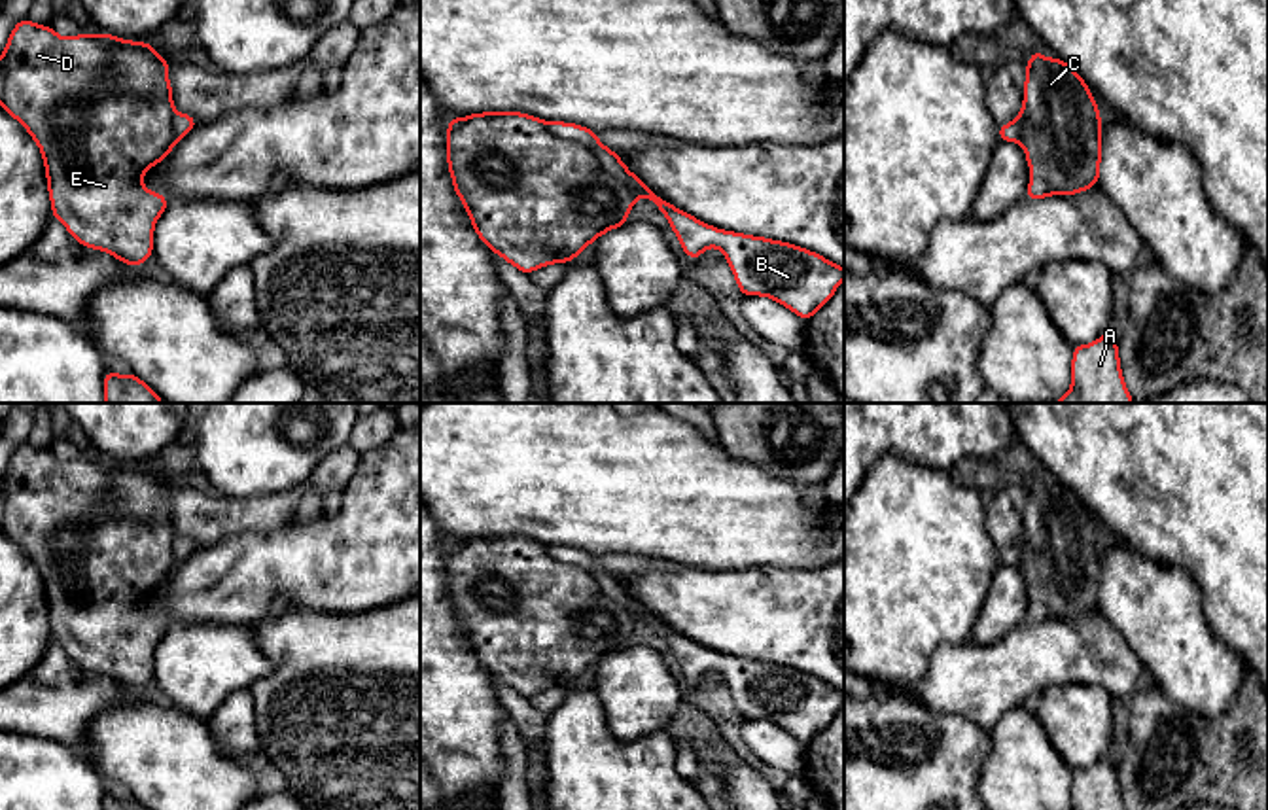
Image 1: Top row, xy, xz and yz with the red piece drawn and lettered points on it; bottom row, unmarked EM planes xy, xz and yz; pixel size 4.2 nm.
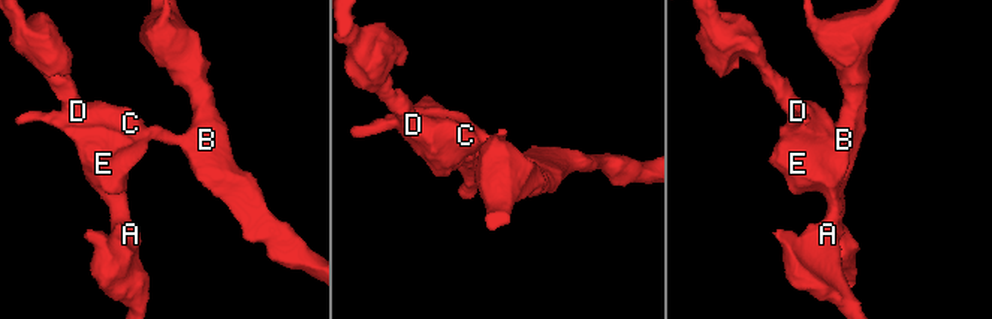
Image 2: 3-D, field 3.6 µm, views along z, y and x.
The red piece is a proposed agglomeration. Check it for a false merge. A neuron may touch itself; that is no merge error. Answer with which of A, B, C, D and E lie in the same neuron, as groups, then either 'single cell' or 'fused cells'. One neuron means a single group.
A C D E / B; fused cells

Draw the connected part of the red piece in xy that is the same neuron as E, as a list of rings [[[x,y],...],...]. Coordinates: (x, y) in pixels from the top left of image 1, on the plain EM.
[[[21,443],[6,467],[2,532],[42,573],[51,640],[85,672],[112,678],[129,691],[153,679],[153,653],[168,623],[142,609],[142,600],[174,572],[168,483],[146,466],[108,456],[59,460]]]

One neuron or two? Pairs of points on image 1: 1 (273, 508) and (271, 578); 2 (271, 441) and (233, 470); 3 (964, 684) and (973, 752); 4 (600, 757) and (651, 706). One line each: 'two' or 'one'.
1: two
2: one
3: two
4: two

